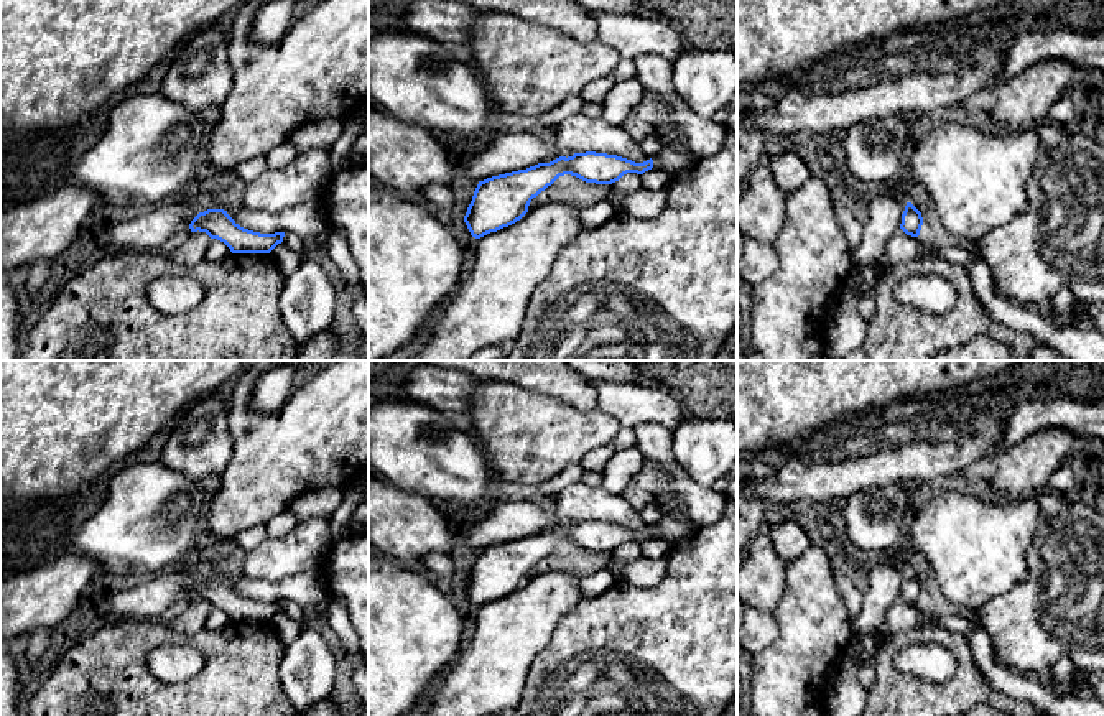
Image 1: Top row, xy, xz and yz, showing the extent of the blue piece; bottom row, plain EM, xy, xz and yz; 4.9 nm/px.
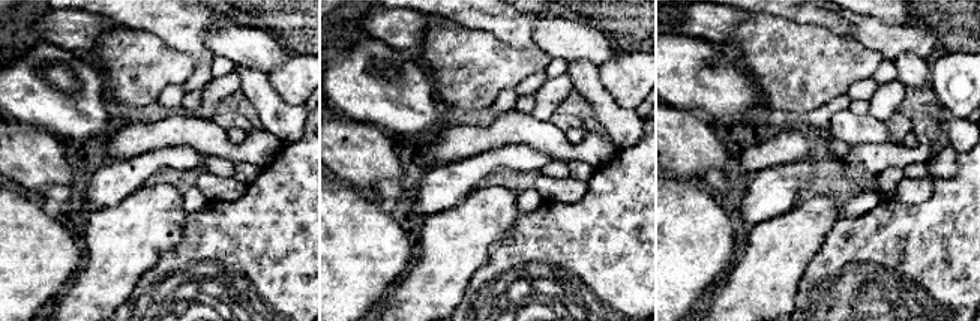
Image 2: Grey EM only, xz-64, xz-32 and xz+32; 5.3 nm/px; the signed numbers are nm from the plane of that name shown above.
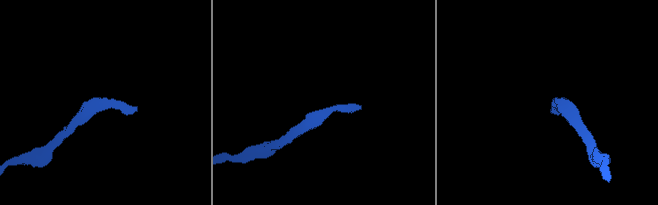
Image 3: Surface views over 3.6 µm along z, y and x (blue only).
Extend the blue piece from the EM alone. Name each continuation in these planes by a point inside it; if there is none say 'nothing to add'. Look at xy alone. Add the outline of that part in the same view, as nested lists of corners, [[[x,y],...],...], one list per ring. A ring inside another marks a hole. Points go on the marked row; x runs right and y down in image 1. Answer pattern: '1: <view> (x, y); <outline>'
1: xy (290, 241); [[[285,232],[283,242],[286,249],[296,252],[304,260],[304,239],[296,235],[295,232]]]

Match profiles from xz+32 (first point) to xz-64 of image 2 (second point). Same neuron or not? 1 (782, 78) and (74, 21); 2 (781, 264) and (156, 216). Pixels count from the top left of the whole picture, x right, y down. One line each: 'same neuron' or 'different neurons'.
1: different neurons
2: same neuron

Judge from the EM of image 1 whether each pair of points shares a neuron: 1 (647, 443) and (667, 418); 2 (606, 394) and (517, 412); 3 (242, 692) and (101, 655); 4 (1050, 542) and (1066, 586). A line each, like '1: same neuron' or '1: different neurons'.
1: different neurons
2: different neurons
3: same neuron
4: same neuron

